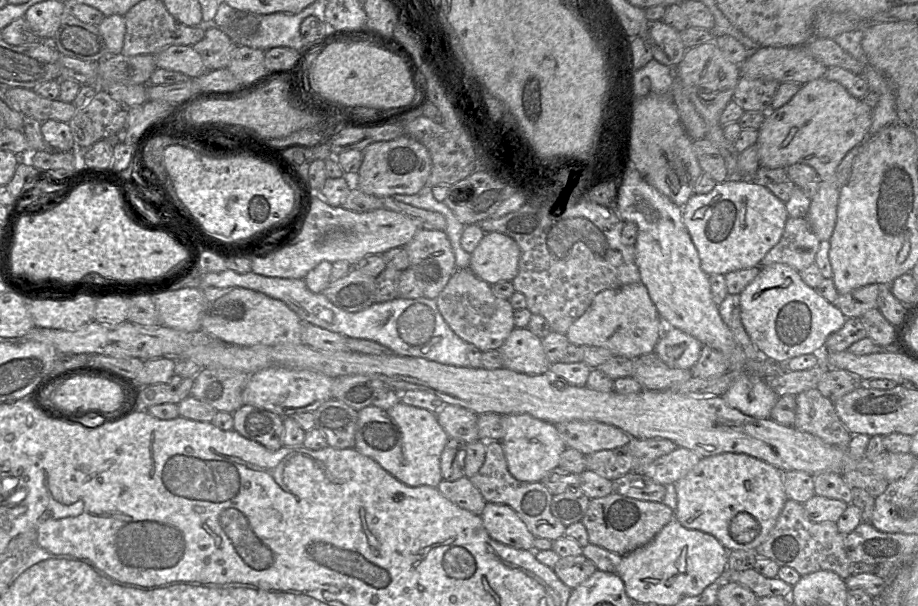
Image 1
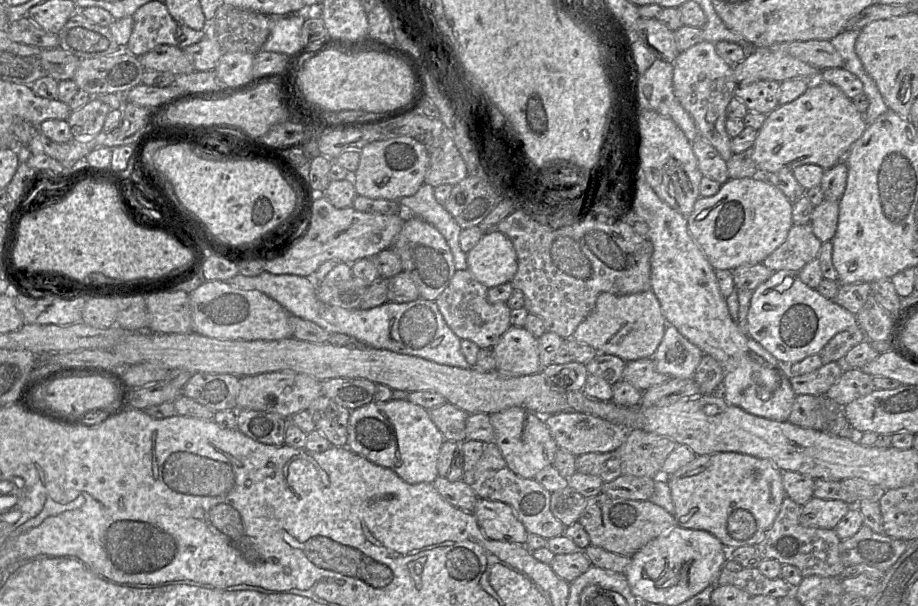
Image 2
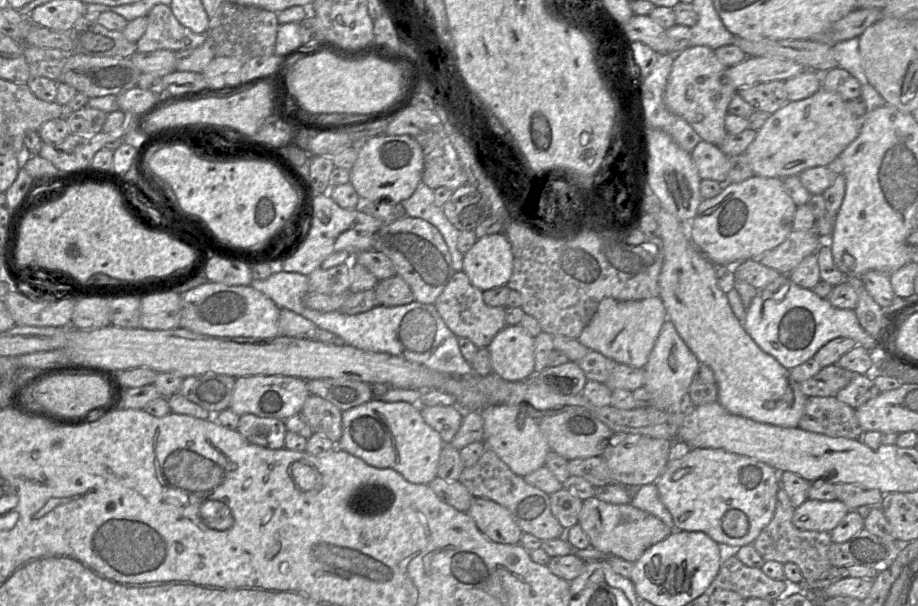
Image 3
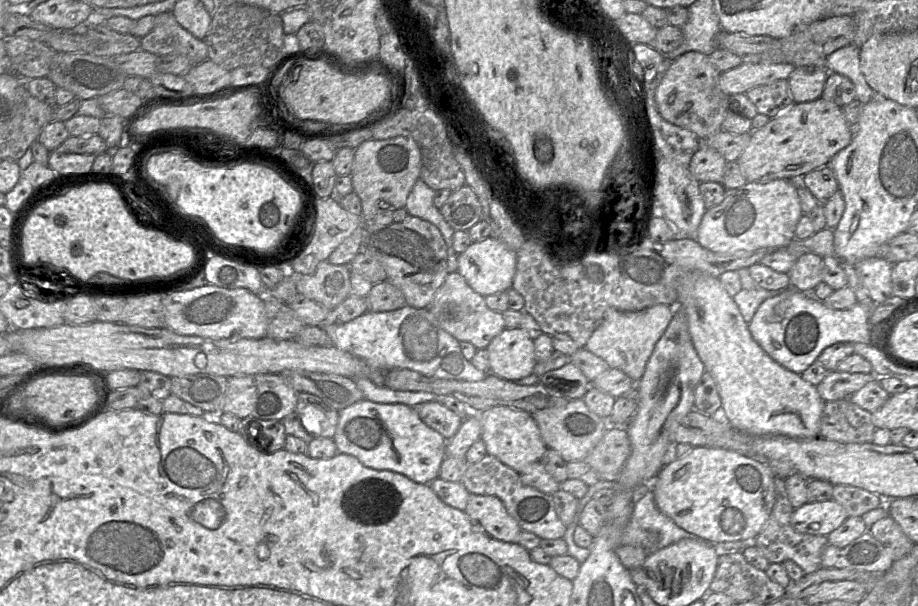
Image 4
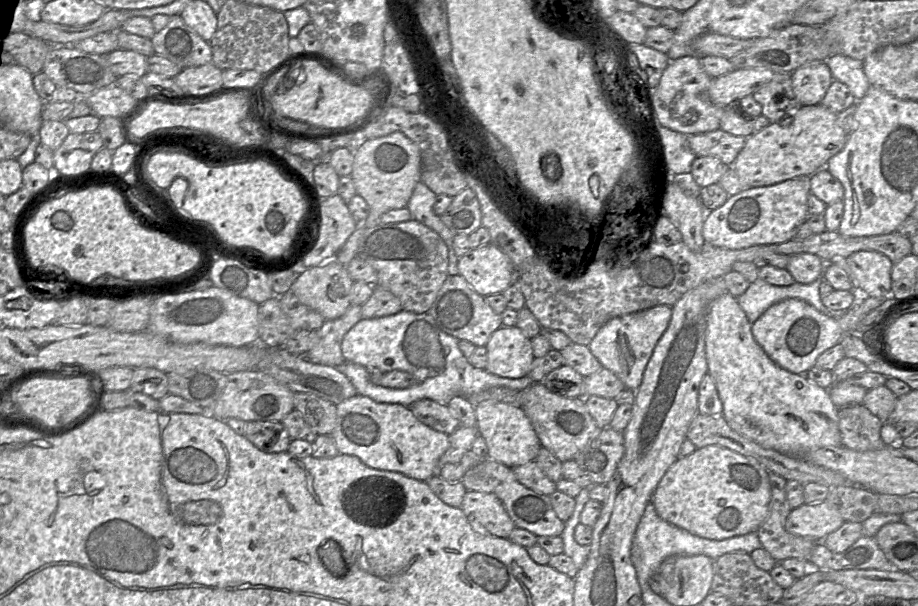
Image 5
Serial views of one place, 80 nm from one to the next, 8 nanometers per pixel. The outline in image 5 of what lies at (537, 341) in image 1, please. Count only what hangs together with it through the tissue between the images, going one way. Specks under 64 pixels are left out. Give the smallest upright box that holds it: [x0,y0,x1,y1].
[485,326,534,378]

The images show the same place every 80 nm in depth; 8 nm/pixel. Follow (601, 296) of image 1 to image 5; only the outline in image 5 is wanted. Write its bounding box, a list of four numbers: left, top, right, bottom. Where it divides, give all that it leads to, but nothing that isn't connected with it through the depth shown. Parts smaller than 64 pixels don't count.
[588,305,672,391]

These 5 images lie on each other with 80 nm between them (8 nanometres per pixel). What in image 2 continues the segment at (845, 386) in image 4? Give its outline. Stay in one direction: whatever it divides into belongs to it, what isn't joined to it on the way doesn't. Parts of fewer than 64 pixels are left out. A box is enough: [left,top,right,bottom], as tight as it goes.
[789,362,845,395]

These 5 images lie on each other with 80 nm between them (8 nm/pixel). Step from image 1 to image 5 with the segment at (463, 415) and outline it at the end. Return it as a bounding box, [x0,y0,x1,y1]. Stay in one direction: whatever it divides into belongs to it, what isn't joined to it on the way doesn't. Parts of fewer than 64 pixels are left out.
[409,399,459,435]

